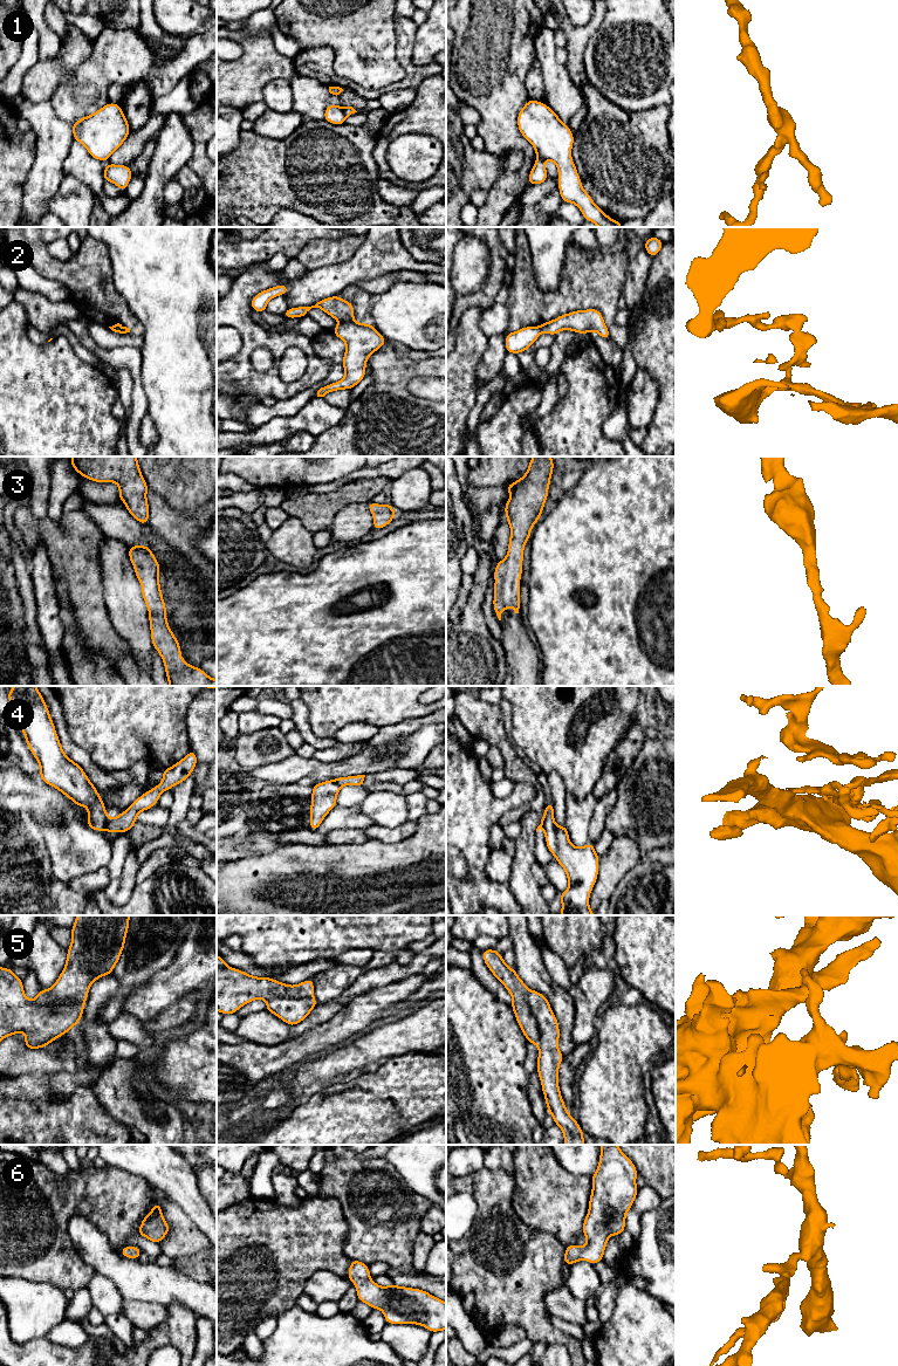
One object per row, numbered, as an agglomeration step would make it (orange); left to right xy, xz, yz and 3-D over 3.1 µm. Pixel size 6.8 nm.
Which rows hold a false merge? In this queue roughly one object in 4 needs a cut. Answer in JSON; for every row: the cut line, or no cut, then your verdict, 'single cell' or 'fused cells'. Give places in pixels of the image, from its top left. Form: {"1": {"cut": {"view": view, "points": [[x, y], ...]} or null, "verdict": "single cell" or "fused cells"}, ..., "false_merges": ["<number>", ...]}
{"1": {"cut": {"view": "xz", "points": [[342, 108], [345, 116]]}, "verdict": "fused cells"}, "2": {"cut": {"view": "xz", "points": [[352, 320], [341, 323]]}, "verdict": "fused cells"}, "3": {"cut": null, "verdict": "single cell"}, "4": {"cut": {"view": "xy", "points": [[110, 819], [105, 830]]}, "verdict": "fused cells"}, "5": {"cut": null, "verdict": "single cell"}, "6": {"cut": null, "verdict": "single cell"}, "false_merges": ["1", "2", "4"]}

